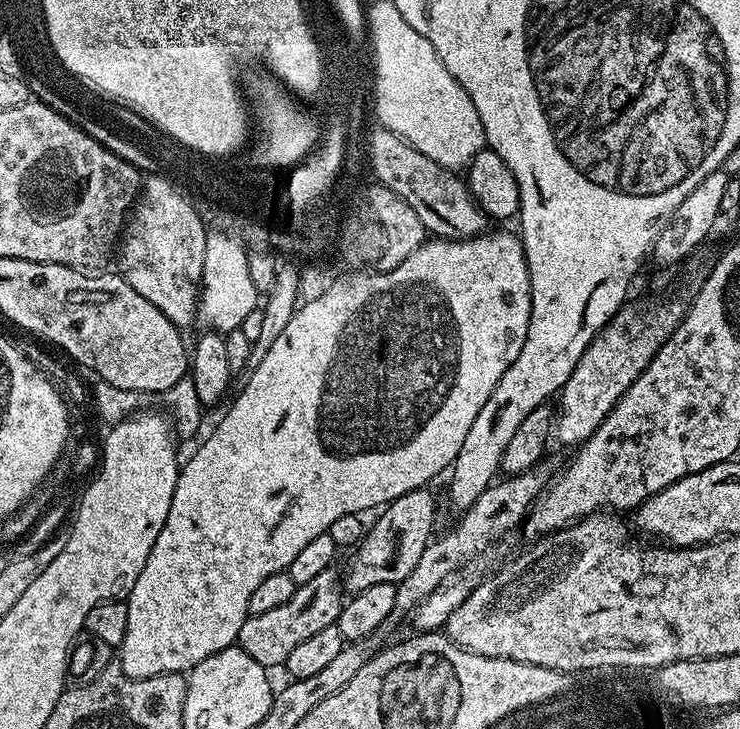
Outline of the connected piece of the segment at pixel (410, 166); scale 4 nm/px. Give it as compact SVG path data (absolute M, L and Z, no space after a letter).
M373 127L367 133L368 145L367 167L377 176L383 187L390 189L402 202L412 207L418 214L425 233L446 240L468 240L472 236L483 236L489 227L489 217L470 194L467 183L460 180L459 175L449 169L438 166L434 158L426 158L426 154L418 154L414 146L407 144L402 137L394 134L389 128Z

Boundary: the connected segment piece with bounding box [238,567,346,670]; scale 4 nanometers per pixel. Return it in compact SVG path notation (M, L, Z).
M335 567L322 570L322 574L317 574L311 582L299 585L290 602L277 606L275 610L248 615L246 622L242 622L242 630L238 630L238 647L263 668L275 670L283 666L294 646L310 638L310 634L318 634L318 630L326 630L326 626L336 623L340 607L346 599L341 573L336 571Z

